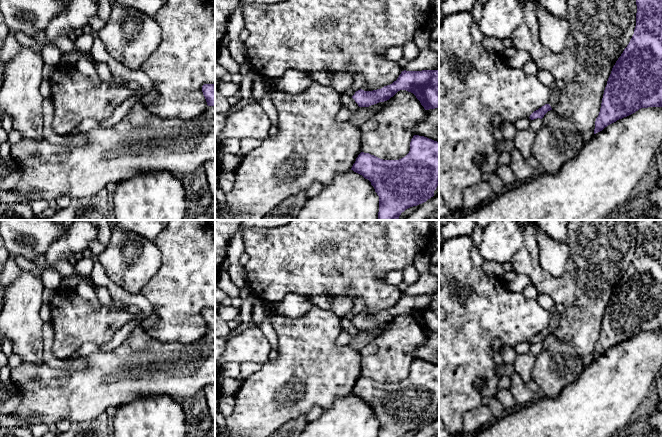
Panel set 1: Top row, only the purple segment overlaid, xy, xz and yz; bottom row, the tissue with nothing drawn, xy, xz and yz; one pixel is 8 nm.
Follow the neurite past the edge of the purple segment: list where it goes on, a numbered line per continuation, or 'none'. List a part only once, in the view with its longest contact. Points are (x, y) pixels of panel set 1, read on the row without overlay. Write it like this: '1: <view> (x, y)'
1: yz (545, 301)

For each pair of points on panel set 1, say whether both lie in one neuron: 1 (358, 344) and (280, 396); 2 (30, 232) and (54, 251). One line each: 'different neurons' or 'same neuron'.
1: different neurons
2: different neurons

